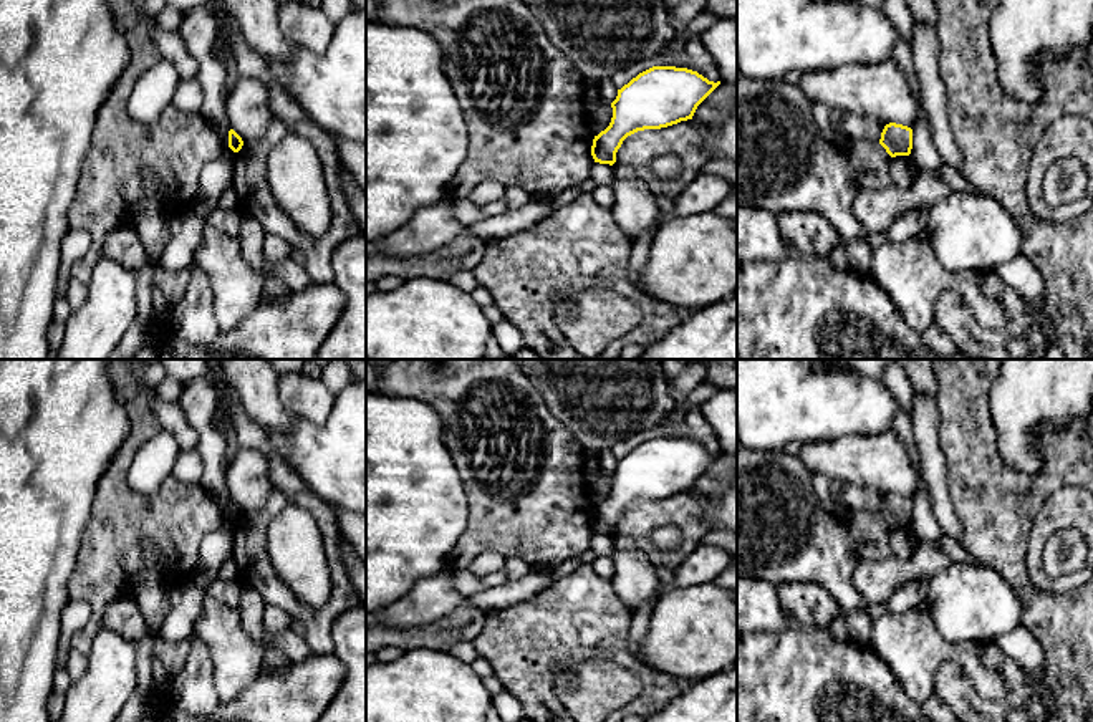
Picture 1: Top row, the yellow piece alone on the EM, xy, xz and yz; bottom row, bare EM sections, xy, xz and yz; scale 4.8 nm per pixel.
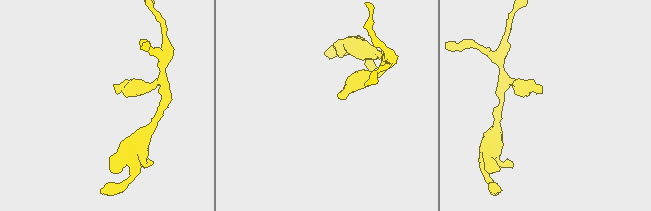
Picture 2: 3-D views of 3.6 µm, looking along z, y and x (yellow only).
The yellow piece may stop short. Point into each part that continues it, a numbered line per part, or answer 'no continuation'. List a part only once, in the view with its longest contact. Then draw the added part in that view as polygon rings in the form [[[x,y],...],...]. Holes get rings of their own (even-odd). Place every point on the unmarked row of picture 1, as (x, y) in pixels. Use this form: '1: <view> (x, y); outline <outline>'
no continuation

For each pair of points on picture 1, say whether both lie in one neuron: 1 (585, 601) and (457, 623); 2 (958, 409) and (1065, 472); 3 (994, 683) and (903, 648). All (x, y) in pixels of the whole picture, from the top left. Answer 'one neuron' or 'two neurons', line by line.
1: two neurons
2: one neuron
3: one neuron

